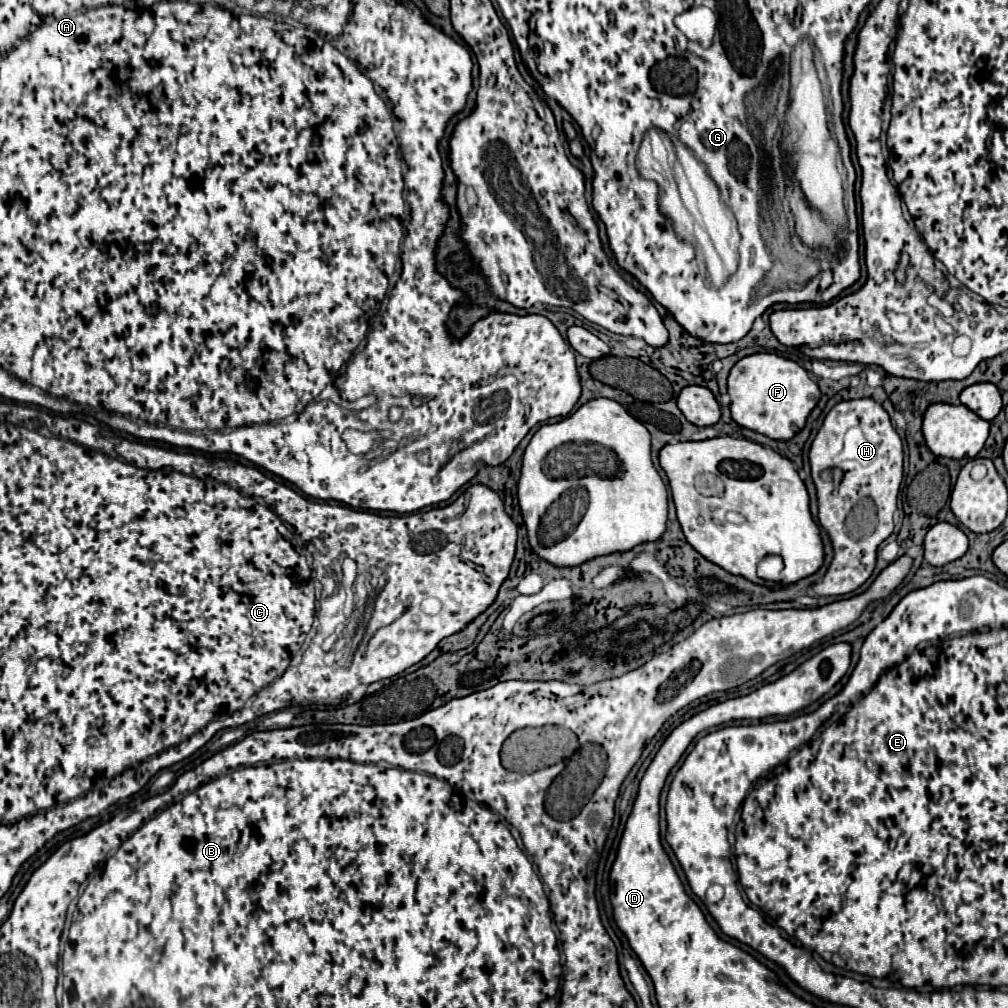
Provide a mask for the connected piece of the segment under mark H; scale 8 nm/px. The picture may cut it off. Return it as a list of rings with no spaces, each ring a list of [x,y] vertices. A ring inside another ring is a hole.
[[[874,399],[840,401],[826,415],[820,431],[816,433],[810,445],[810,467],[812,467],[816,491],[818,491],[818,521],[830,535],[834,557],[826,575],[820,581],[812,583],[810,587],[816,595],[846,595],[856,591],[870,577],[876,565],[876,549],[894,529],[892,515],[896,511],[898,489],[902,483],[902,459],[904,459],[902,439],[894,431],[888,413]],[[838,468],[842,471],[842,477],[840,477],[840,485],[836,487],[834,477]]]

